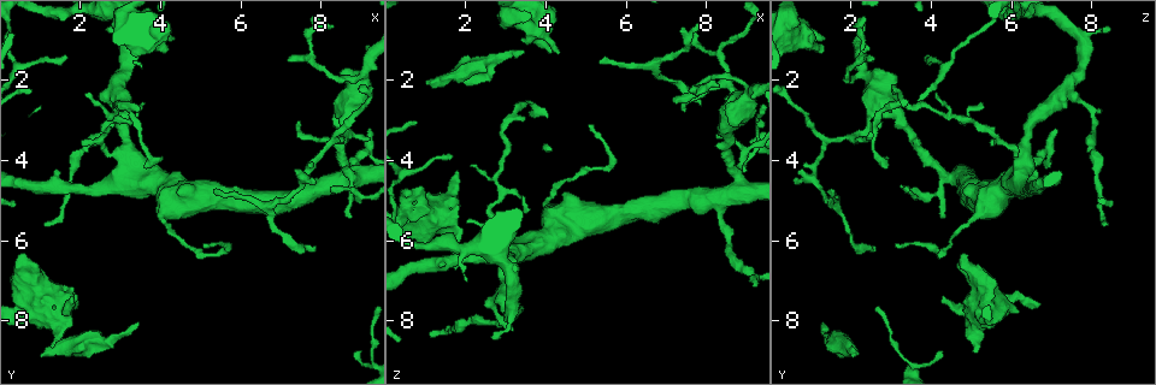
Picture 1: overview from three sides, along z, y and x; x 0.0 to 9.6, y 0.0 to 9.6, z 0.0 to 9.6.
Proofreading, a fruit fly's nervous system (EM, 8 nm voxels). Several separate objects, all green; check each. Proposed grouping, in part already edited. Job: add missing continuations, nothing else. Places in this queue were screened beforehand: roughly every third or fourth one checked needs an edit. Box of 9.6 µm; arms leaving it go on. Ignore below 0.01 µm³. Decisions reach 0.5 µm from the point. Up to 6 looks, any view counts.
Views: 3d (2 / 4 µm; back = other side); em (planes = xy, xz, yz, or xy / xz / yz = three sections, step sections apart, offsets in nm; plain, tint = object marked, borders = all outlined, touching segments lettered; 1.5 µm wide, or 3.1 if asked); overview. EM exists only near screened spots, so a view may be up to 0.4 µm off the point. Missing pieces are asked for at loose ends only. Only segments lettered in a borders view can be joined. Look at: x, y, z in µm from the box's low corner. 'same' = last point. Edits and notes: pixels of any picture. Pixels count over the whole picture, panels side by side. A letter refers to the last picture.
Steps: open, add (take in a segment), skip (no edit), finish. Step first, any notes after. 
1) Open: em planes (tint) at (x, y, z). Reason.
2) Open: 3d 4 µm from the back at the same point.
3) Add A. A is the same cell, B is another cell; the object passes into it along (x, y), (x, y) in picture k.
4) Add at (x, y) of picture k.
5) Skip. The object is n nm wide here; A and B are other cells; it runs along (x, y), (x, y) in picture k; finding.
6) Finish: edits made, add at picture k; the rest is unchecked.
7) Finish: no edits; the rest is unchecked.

Open: em xy step 8 (tint) at (1.05, 8.85, 2.00). Branch stops here.

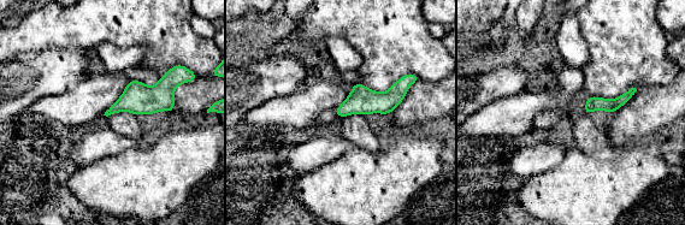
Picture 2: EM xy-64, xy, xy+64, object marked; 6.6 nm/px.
Open: em planes (borders) at the same point. Another direction.

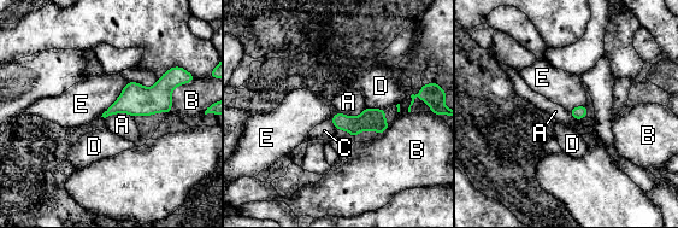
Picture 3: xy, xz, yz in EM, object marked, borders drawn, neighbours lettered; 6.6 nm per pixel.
Add C. C is the same cell, A, B, D and E are other cells; the object passes into it along (369, 120), (332, 123), (324, 130) in picture 3; the cell continues.

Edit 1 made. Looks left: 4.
Open: em planes (borders) at (1.70, 7.60, 6.70). Free end.

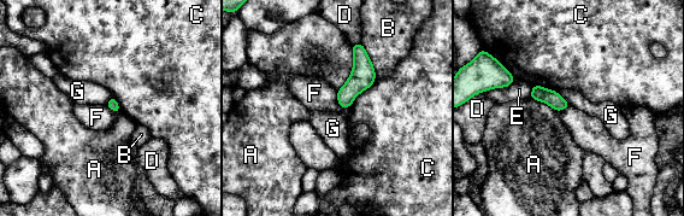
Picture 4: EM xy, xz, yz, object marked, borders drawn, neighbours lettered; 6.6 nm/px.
Skip. The longest contact is with A, 320 nm; A, B, C, D, E, F and G are other cells; a border runs along (336, 91), (336, 101), (348, 109) in picture 4; no lettered segment goes on from it.

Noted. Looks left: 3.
Open: 3d 4 µm at (8.25, 4.70, 3.50). Free end.

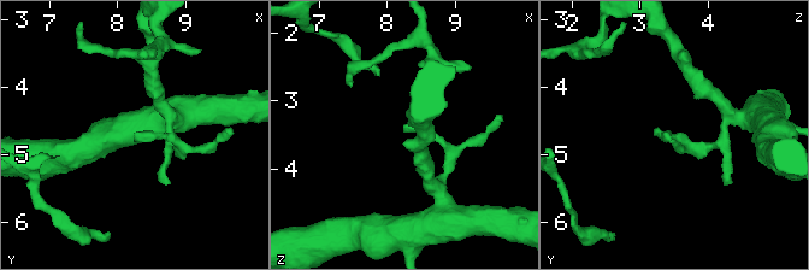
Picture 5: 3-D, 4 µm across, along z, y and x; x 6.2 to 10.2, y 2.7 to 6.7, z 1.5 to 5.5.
Open: em xz step 8 (tint) at (8.25, 4.75, 3.45). Shape alone is not enough.

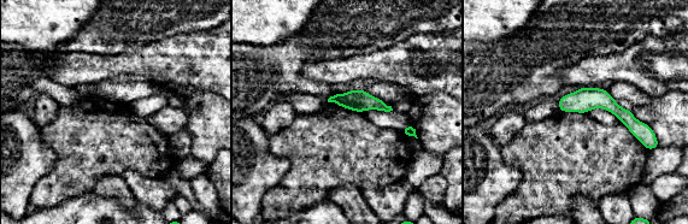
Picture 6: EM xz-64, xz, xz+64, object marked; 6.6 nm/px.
Open: em xy step 4 (borders) at the same point.

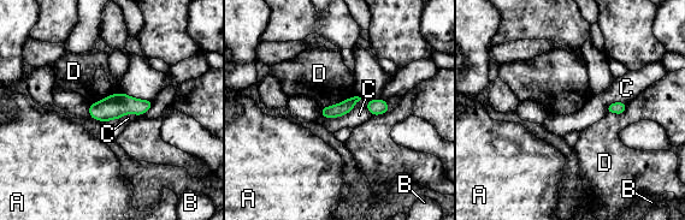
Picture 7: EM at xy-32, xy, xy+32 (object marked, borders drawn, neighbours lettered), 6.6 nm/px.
Skip. The object is 90 nm wide here; A, B, C and D are other cells; a border runs along (355, 95), (324, 106), (320, 110) in picture 7; none of them fits.

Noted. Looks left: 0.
Finish: edits made, add at picture 3; the rest is unchecked.

